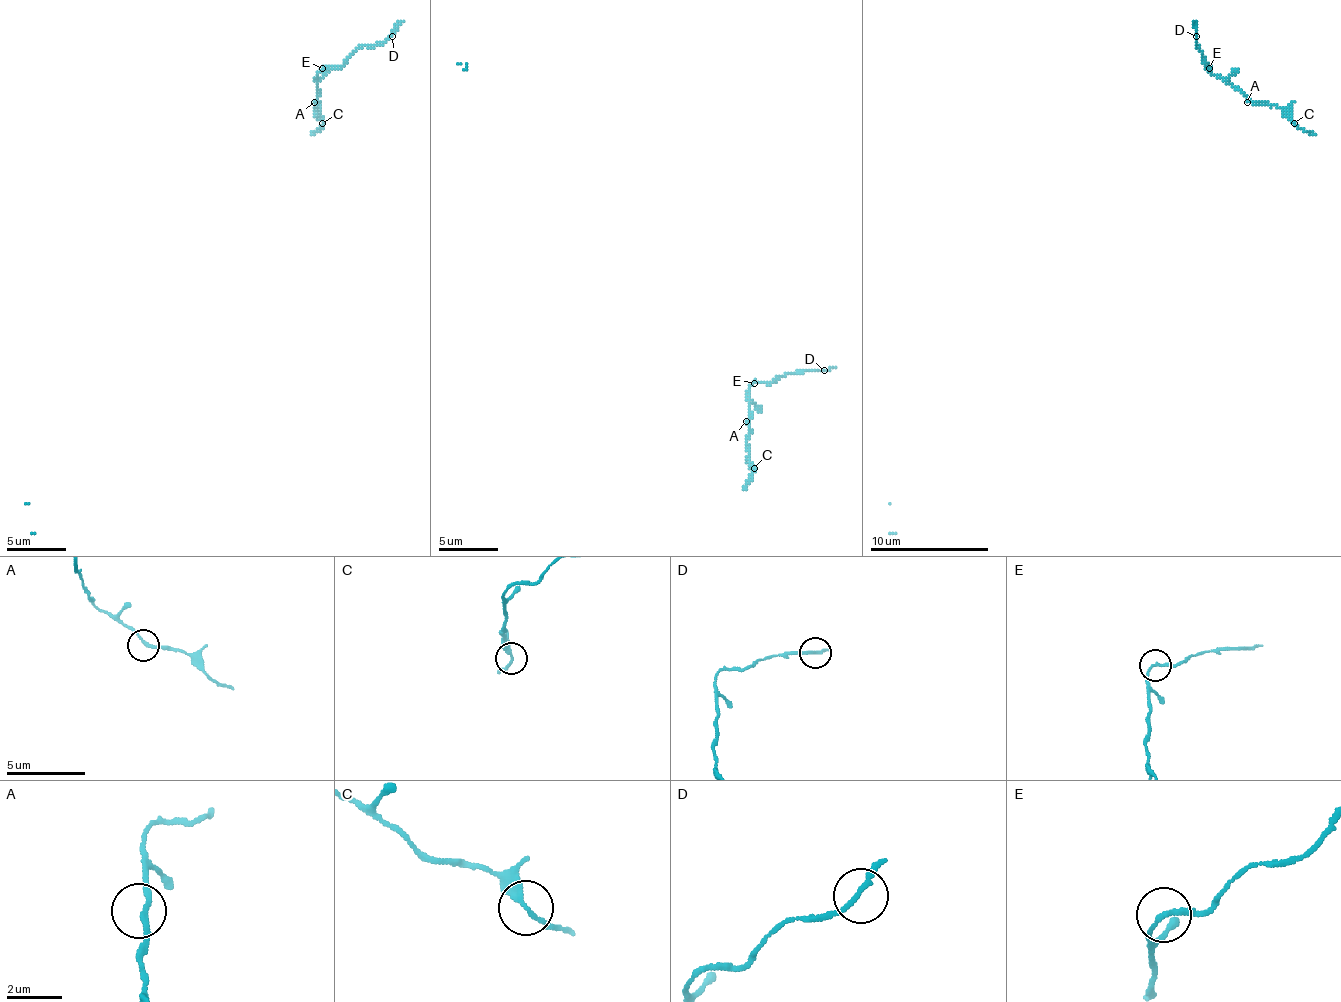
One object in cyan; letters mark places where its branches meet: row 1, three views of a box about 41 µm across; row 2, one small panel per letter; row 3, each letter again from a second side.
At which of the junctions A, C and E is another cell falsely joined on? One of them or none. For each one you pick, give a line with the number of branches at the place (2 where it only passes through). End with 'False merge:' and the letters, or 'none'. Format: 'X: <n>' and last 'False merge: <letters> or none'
False merge: none

